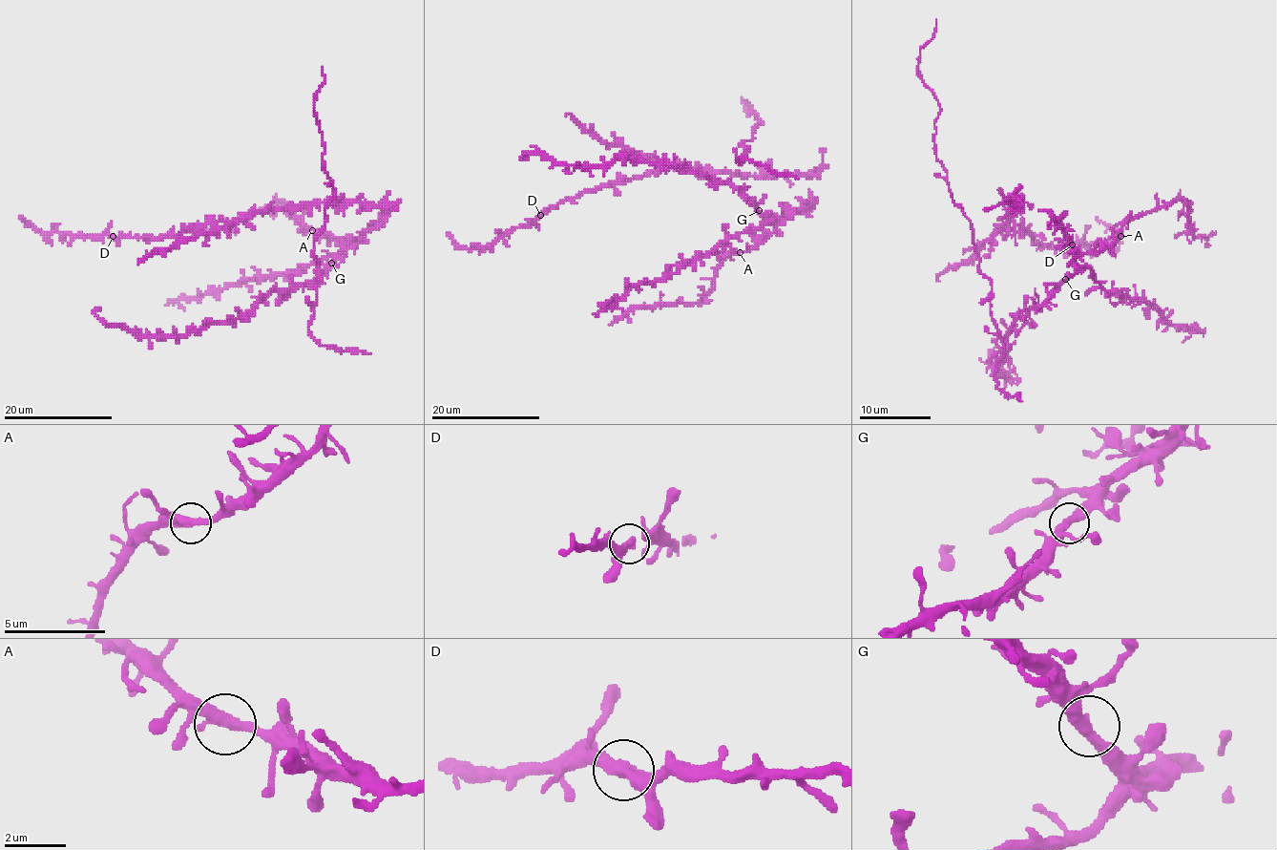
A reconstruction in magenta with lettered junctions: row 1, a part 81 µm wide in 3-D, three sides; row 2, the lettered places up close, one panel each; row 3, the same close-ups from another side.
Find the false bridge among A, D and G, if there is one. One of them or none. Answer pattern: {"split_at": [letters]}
{"split_at": []}

